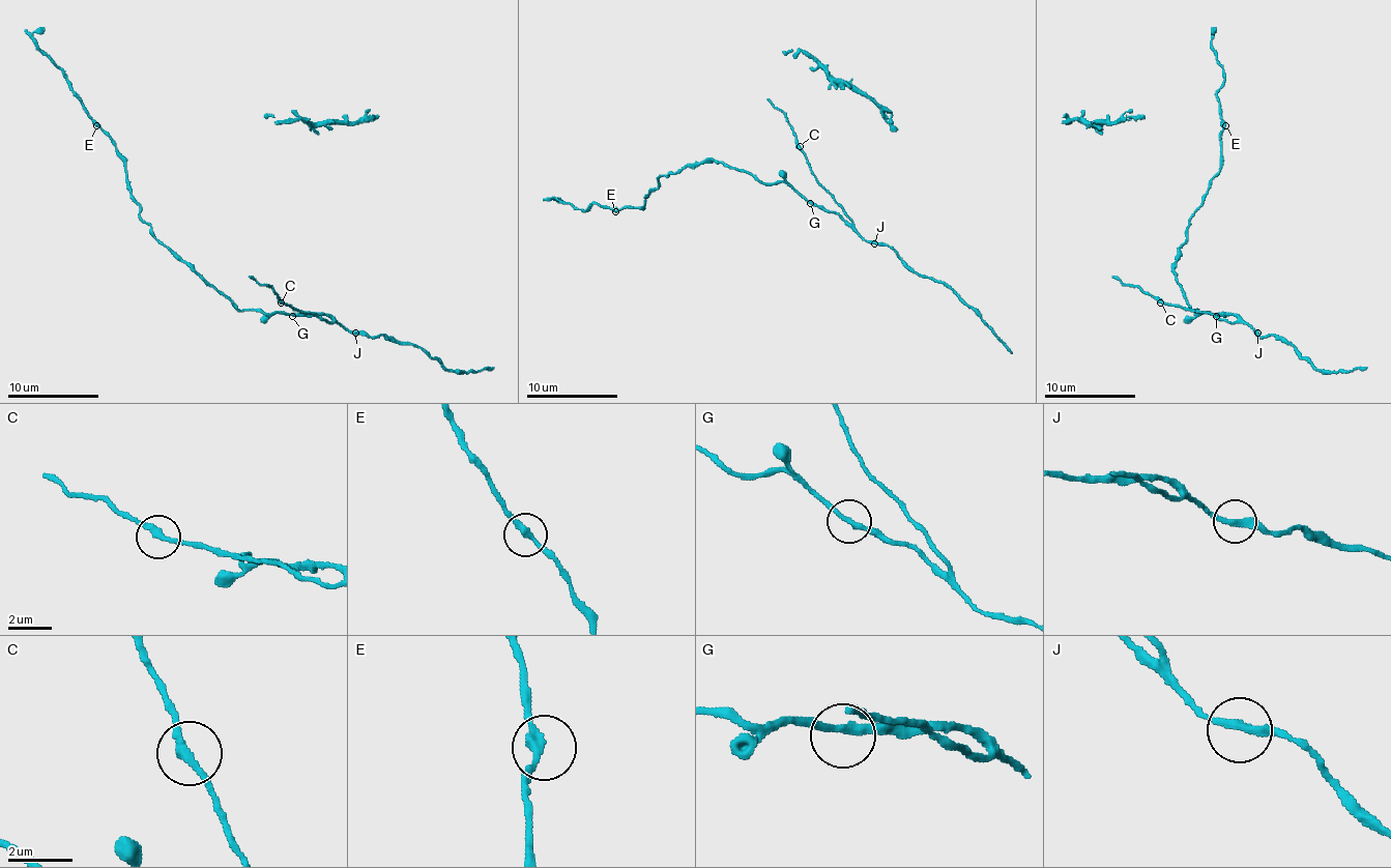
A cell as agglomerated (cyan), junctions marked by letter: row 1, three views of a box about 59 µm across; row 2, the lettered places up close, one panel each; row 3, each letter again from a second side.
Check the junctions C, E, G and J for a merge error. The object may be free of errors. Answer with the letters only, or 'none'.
none

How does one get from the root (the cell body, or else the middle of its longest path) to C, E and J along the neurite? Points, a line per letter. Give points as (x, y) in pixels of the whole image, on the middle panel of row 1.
C: (810, 201), (831, 211), (838, 211), (849, 223), (851, 221), (817, 180), (799, 146)
E: (810, 201), (785, 182), (758, 182), (740, 169), (703, 160), (663, 175), (642, 207), (615, 211)
J: (810, 201), (831, 211), (838, 211), (867, 241), (874, 243)

